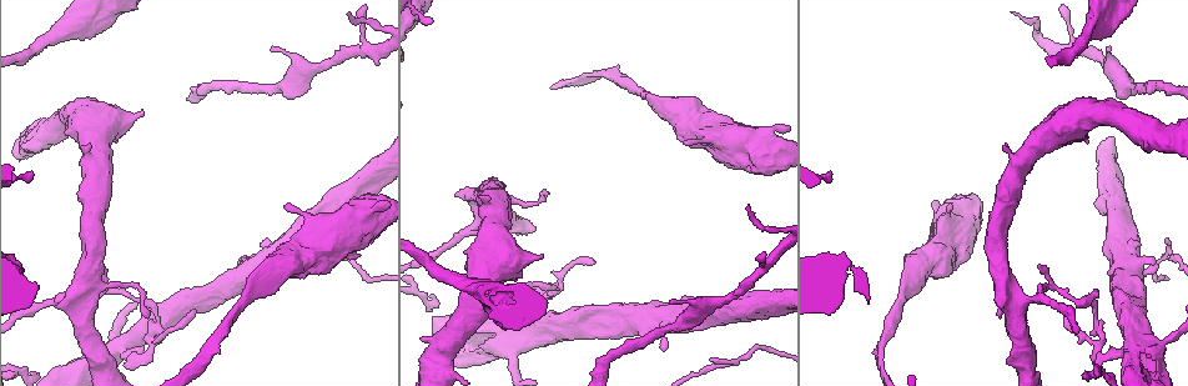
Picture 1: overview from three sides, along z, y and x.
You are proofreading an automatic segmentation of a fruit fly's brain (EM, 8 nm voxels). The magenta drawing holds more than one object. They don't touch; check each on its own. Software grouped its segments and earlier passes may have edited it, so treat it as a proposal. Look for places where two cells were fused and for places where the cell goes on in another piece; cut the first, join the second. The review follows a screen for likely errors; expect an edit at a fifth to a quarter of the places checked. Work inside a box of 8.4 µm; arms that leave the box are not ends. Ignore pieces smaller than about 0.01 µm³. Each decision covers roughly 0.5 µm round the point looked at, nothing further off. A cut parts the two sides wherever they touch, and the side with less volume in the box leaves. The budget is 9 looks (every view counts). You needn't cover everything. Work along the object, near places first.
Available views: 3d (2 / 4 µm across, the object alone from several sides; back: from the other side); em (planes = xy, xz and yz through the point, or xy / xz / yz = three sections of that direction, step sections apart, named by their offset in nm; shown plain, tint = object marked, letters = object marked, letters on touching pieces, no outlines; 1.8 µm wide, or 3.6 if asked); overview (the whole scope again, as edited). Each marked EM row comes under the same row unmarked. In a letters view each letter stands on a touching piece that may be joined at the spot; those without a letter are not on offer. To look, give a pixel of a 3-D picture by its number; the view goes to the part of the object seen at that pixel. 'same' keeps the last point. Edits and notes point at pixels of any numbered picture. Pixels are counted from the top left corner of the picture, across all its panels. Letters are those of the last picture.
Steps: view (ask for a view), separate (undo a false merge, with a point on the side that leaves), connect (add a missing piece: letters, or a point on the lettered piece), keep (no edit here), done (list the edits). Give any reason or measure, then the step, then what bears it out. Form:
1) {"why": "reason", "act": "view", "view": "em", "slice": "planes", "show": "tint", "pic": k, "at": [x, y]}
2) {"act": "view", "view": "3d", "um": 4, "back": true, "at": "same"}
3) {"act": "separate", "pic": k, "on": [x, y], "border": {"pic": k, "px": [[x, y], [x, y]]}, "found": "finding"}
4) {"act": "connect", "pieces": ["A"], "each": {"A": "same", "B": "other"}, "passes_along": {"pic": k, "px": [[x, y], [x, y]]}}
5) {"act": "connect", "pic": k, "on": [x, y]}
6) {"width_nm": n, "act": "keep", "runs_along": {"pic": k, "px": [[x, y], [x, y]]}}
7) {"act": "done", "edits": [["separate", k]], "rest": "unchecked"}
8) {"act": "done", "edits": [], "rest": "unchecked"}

{"why": "branch stops here", "act": "view", "view": "3d", "um": 4, "pic": 1, "at": [1166, 239]}

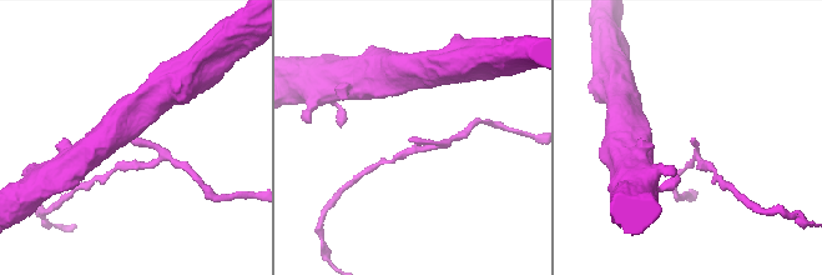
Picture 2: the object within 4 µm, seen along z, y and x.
{"act": "view", "view": "em", "slice": "yz", "step": 4, "show": "letters", "pic": 2, "at": [410, 139]}

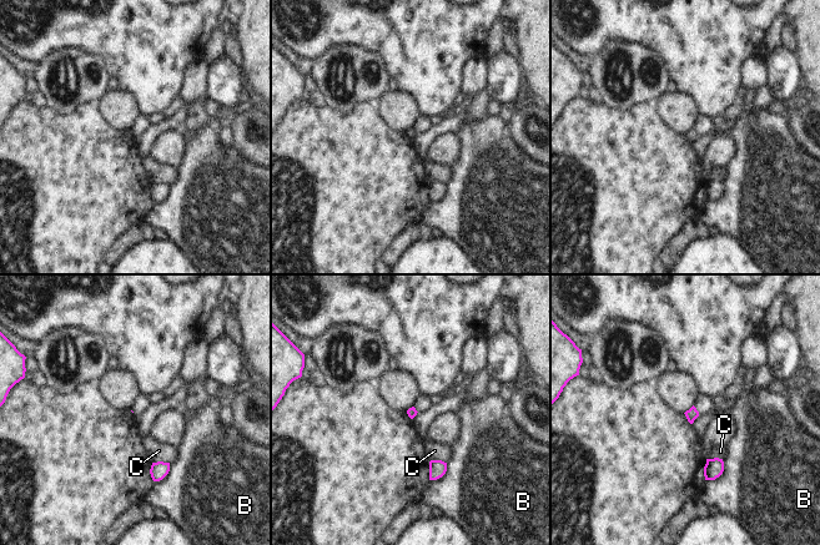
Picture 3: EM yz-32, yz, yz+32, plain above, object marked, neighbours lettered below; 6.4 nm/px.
{"act": "keep", "each": {"B": "other", "C": "other"}, "border": {"pic": 3, "px": [[723, 459], [723, 472], [705, 480]]}, "found": "no lettered piece goes on from it"}

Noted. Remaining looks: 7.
{"why": "calibre changes", "act": "view", "view": "em", "slice": "planes", "show": "tint", "pic": 1, "at": [248, 273]}

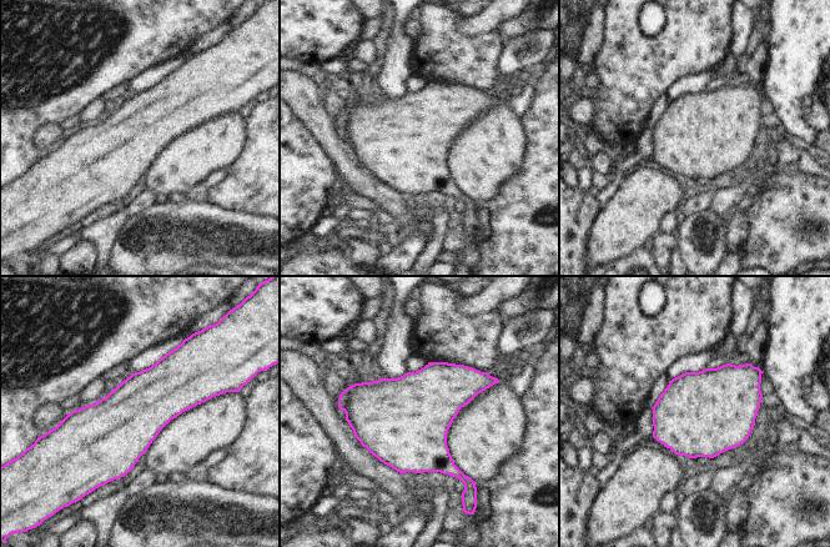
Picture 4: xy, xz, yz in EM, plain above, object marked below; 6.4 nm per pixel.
{"why": "see the neighbours", "act": "view", "view": "em", "slice": "planes", "show": "letters", "at": "same"}

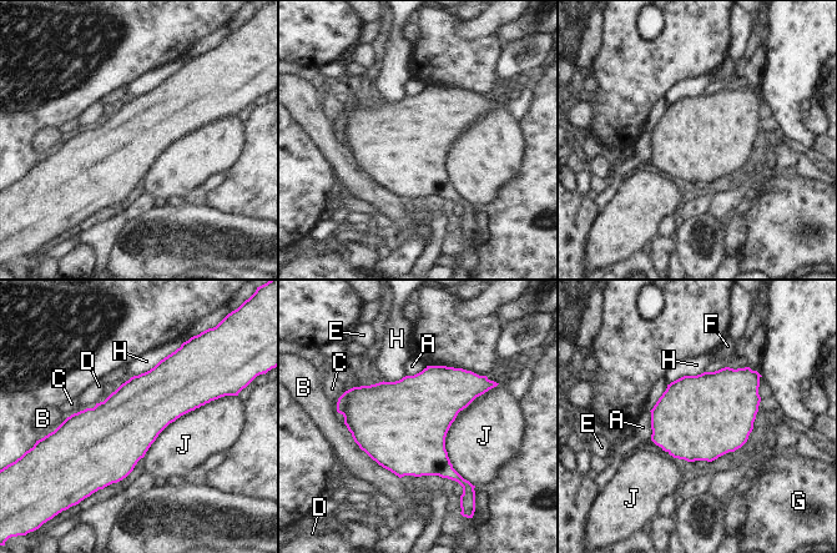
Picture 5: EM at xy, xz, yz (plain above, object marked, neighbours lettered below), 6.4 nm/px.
{"act": "keep", "each": {"A": "other", "B": "other", "C": "other", "D": "other", "E": "other", "F": "other", "G": "other", "H": "other", "J": "other"}, "found": "one cell here"}

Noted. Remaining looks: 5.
{"why": "looks like a crossing", "act": "view", "view": "3d", "um": 2, "pic": 1, "at": [1132, 351]}

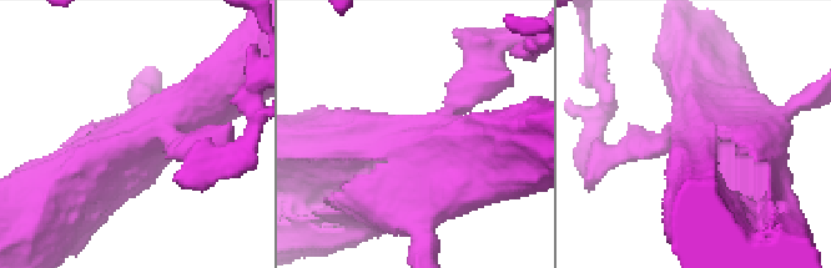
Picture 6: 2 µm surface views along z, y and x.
{"act": "view", "view": "em", "slice": "xz", "step": 16, "show": "letters", "pic": 6, "at": [427, 131]}

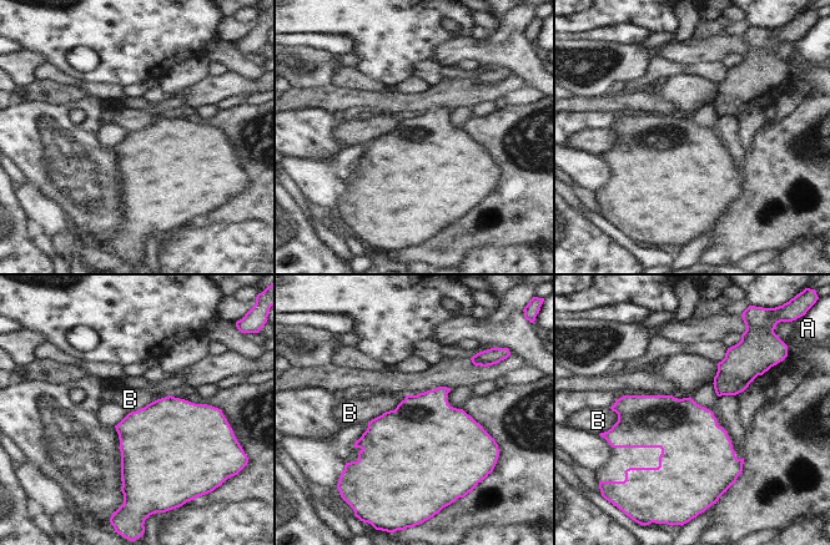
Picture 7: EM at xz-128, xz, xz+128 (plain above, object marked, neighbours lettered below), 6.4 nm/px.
{"act": "view", "view": "em", "slice": "planes", "show": "letters", "at": "same"}

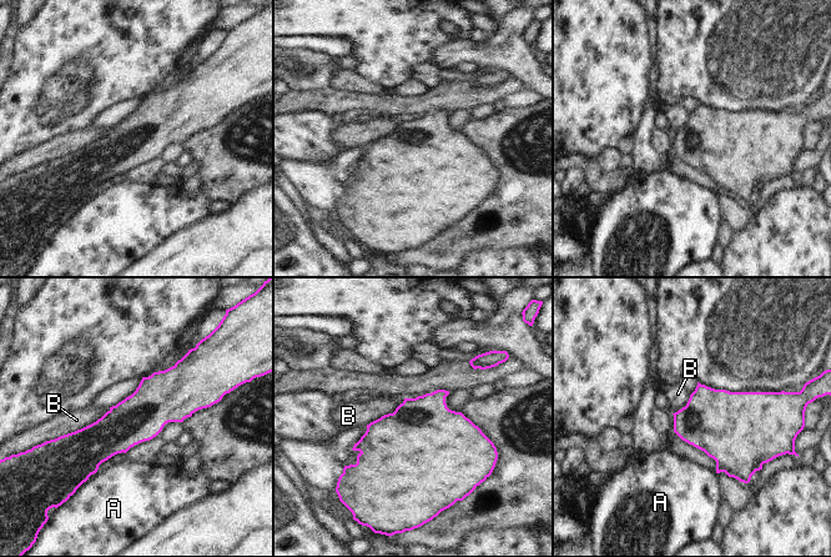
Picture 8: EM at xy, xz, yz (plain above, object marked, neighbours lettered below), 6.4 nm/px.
{"act": "keep", "each": {"A": "other", "B": "other"}, "runs_along": {"pic": 8, "px": [[207, 404], [63, 440]]}, "found": "all the same cell"}

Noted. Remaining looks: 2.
{"act": "done", "edits": [], "rest": "unchecked"}

